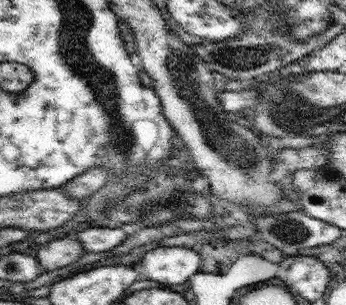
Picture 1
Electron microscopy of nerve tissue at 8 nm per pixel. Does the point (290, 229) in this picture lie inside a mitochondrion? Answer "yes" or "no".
yes

